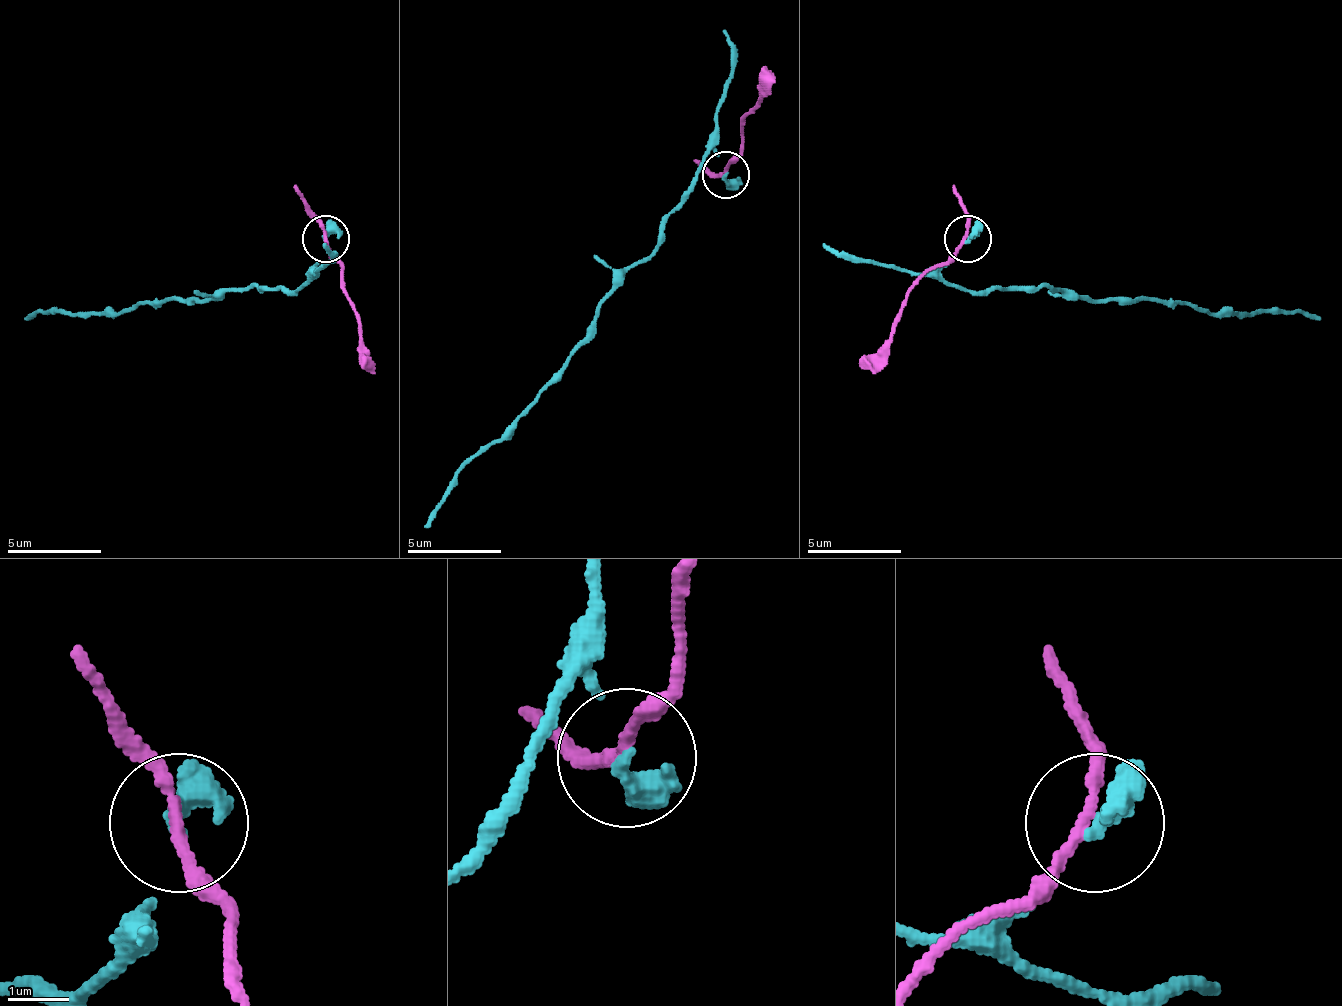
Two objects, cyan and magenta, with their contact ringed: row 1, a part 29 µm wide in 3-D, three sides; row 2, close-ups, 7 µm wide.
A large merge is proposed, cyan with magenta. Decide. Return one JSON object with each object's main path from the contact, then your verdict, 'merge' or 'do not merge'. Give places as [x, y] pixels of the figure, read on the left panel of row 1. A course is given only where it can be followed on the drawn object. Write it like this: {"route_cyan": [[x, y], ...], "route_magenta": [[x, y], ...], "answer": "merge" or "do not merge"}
{"route_cyan": [[325, 237], [320, 261], [301, 284], [292, 289], [225, 289], [202, 299], [169, 299], [117, 313], [22, 317]], "route_magenta": [[325, 237], [344, 266], [348, 299], [362, 351], [377, 374]], "answer": "do not merge"}

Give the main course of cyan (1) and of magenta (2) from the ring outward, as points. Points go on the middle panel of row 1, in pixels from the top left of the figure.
1: (725, 173), (711, 150), (663, 225), (663, 244), (625, 273), (569, 367), (455, 476), (422, 528)
2: (725, 173), (744, 145), (748, 112), (777, 79)

